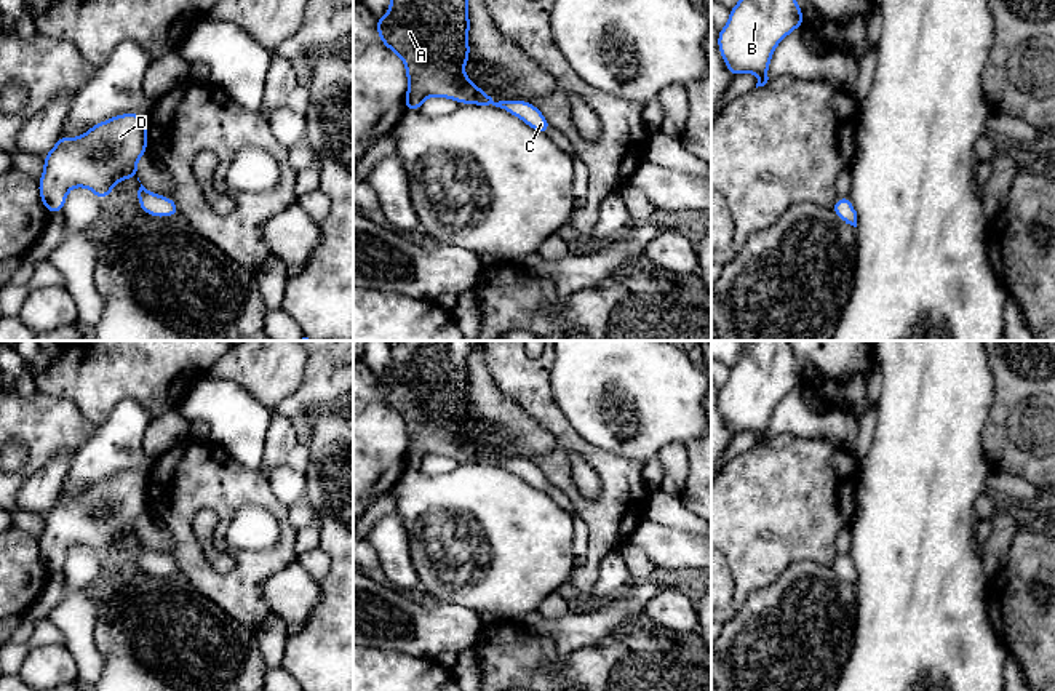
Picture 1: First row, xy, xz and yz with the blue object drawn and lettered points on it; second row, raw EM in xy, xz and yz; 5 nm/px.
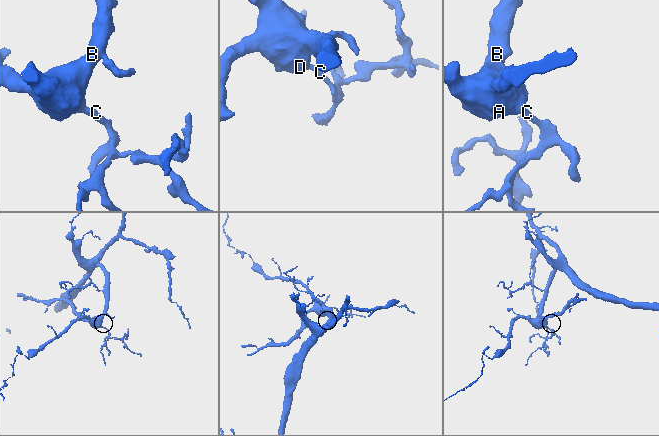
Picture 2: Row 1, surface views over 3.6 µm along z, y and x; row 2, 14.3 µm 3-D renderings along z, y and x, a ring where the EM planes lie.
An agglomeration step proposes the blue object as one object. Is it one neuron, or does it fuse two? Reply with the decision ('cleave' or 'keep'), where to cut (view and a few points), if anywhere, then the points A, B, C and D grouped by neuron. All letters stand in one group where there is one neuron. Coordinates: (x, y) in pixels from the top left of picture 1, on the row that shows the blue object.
keep | no cut | A B C D

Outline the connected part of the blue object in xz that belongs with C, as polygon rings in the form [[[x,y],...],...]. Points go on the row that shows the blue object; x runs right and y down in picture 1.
[[[390,0],[385,16],[374,19],[380,42],[406,66],[408,91],[404,112],[419,110],[430,96],[454,99],[459,104],[496,106],[521,118],[528,126],[548,136],[550,123],[537,106],[520,99],[494,102],[468,80],[464,66],[470,58],[468,0]]]

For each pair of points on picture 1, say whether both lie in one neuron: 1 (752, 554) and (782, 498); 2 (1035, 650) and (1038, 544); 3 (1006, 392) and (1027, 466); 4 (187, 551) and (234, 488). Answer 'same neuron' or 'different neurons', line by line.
1: same neuron
2: same neuron
3: same neuron
4: same neuron

